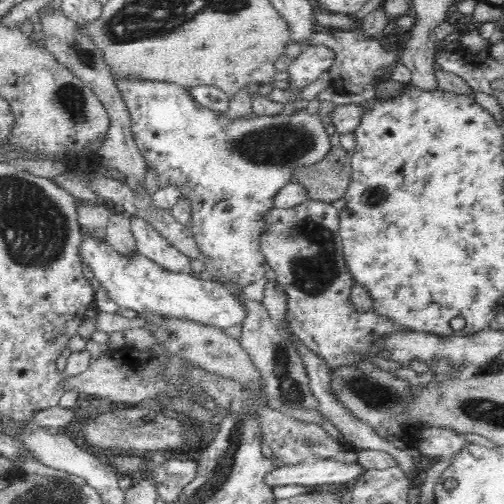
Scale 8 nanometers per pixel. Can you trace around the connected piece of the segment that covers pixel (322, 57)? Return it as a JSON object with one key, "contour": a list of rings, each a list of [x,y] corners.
{"contour":[[[310,45],[290,64],[287,70],[288,90],[303,90],[320,74],[329,70],[336,60],[336,51],[324,45]]]}

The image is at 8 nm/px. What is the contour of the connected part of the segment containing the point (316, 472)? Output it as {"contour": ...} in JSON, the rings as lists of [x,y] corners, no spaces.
{"contour":[[[320,459],[314,464],[300,463],[290,466],[282,465],[278,469],[269,470],[263,483],[270,488],[276,486],[293,486],[301,484],[305,487],[320,489],[325,484],[346,485],[364,472],[357,462],[345,463],[336,459]]]}

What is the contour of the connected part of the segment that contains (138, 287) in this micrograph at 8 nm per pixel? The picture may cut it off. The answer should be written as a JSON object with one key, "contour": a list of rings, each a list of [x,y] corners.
{"contour":[[[84,234],[80,253],[84,264],[92,270],[110,300],[116,302],[120,309],[130,308],[143,316],[169,316],[178,321],[191,321],[196,325],[216,327],[222,331],[243,326],[244,318],[248,316],[246,305],[219,281],[202,280],[194,273],[166,271],[142,255],[136,258],[120,256],[113,252],[106,240],[98,242],[87,234]]]}

